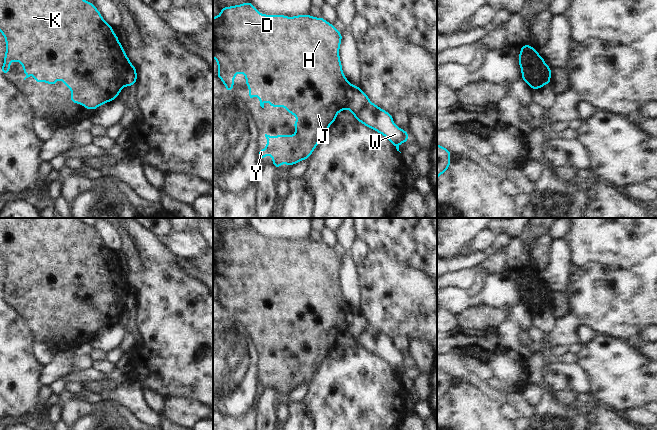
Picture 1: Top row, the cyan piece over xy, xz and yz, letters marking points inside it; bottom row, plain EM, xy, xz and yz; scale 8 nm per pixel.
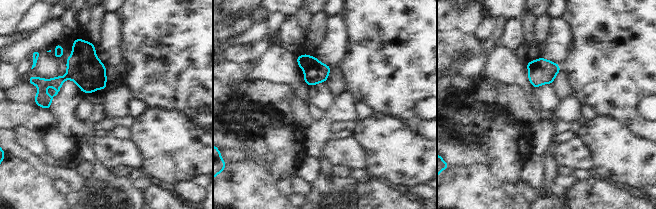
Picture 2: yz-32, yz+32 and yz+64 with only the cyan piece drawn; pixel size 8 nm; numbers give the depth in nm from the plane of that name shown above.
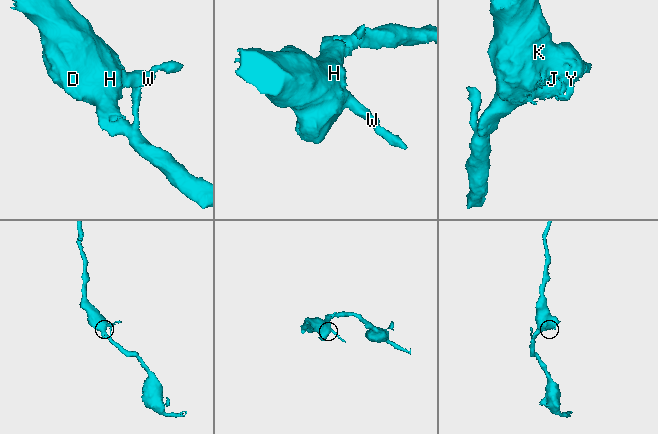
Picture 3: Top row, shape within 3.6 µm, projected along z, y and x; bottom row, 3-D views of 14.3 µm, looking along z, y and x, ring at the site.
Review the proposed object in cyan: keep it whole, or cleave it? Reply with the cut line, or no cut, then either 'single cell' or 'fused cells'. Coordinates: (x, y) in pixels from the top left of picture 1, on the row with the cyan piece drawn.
yz (530, 71), (538, 69), (549, 77) | fused cells

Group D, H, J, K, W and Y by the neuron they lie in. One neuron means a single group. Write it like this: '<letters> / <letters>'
D H J K Y / W

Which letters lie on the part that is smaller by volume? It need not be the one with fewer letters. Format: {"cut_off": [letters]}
{"cut_off": ["W"]}

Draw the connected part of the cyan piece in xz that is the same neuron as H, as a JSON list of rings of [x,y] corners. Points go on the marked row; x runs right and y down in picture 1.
[[[249,1],[241,5],[223,7],[220,15],[213,17],[213,58],[218,62],[217,77],[224,82],[226,90],[231,93],[234,76],[242,72],[250,90],[247,99],[253,100],[255,92],[259,90],[258,99],[262,108],[267,100],[273,110],[276,105],[285,107],[290,114],[298,118],[293,123],[296,128],[294,136],[289,134],[271,137],[265,134],[268,144],[264,150],[258,150],[261,161],[270,154],[274,158],[272,164],[279,170],[281,163],[292,166],[309,158],[320,139],[328,132],[329,125],[336,120],[337,113],[347,108],[345,89],[350,83],[344,76],[340,63],[338,51],[341,40],[342,33],[323,17],[314,18],[310,14],[295,17],[263,15]]]

